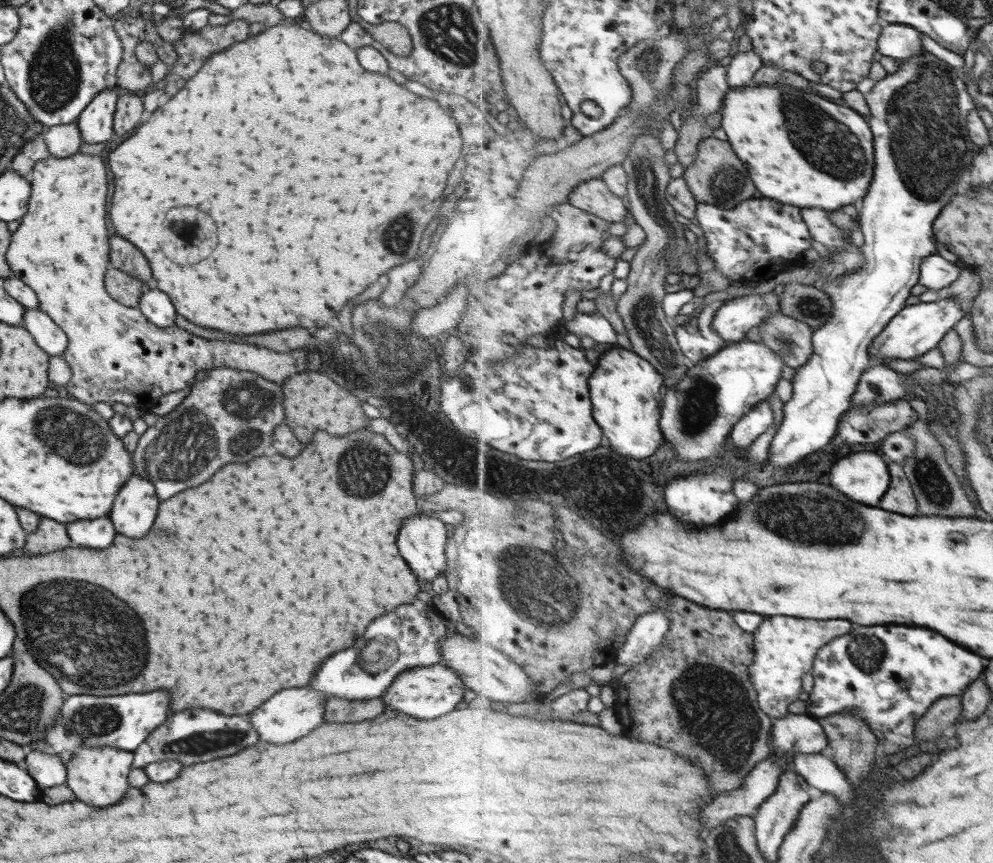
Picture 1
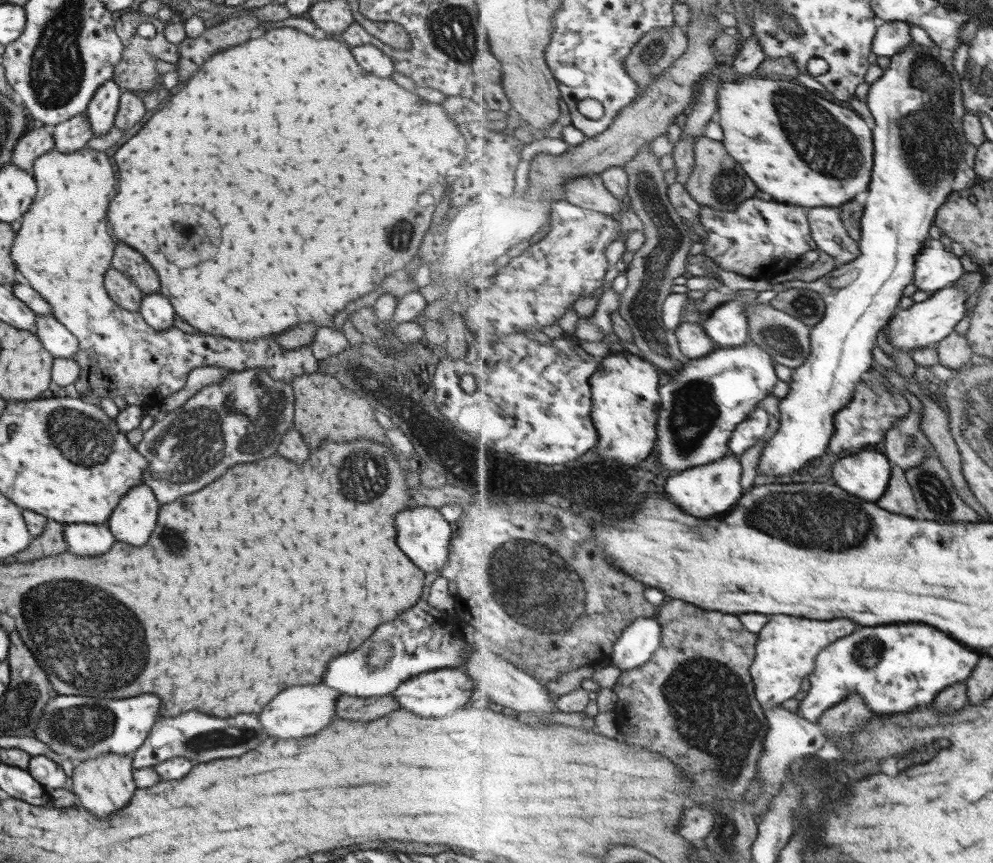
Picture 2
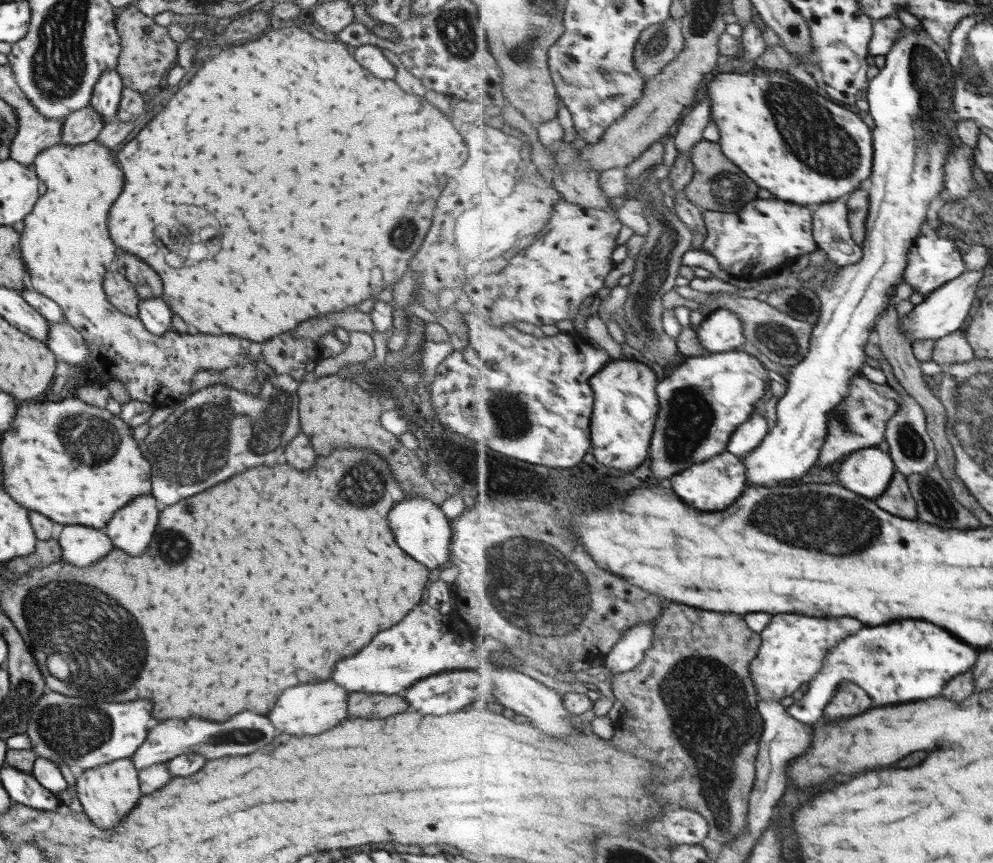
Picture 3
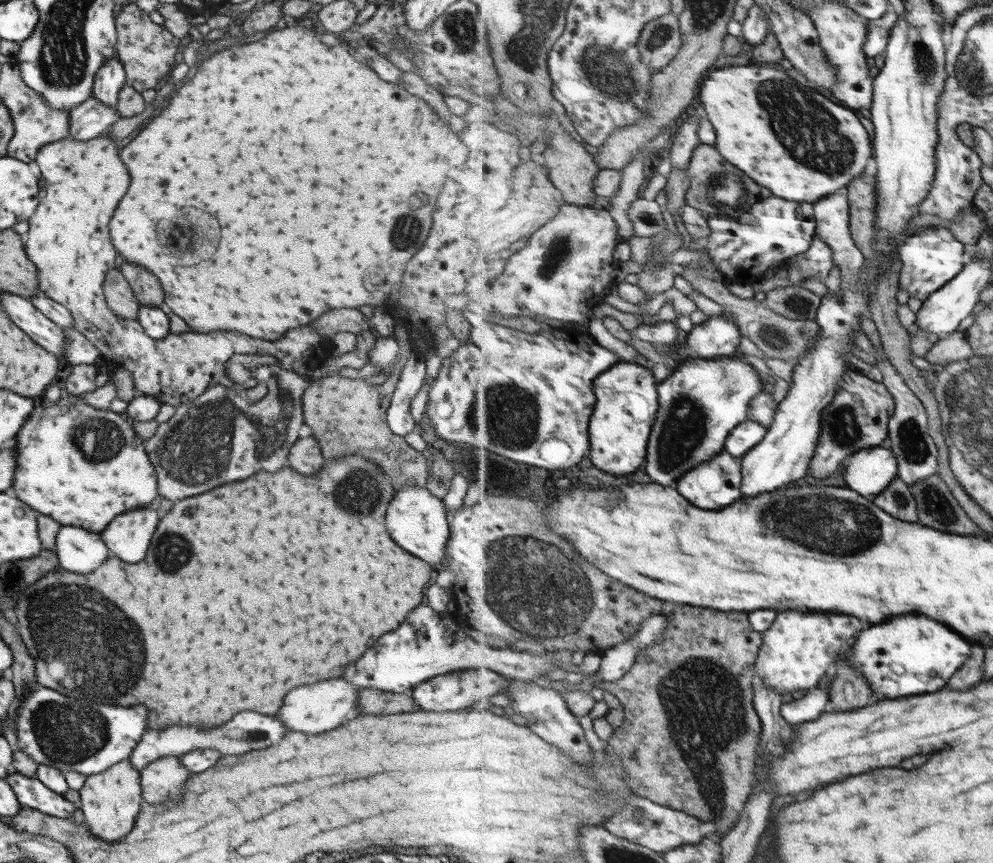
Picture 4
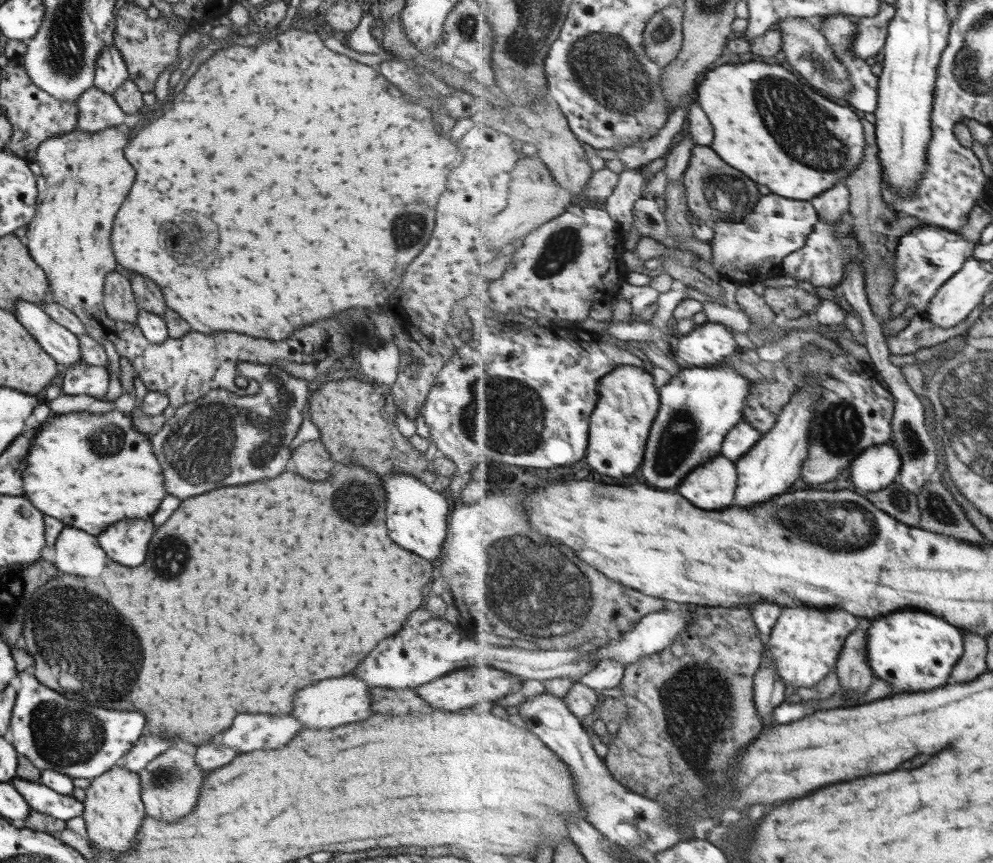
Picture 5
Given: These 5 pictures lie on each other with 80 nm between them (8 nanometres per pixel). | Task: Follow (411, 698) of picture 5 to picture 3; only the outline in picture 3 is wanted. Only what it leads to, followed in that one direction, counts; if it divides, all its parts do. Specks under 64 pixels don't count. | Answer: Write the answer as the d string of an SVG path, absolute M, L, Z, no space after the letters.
M350 693L348 696L347 718L386 718L392 712L410 711L400 694L384 695L375 693Z

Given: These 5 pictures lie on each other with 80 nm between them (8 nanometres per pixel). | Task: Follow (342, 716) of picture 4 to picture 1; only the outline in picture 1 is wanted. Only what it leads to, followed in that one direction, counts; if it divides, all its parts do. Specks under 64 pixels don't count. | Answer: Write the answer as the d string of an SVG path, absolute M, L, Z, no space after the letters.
M292 688L292 690L282 690L282 692L274 694L270 700L266 700L264 706L258 706L258 710L253 710L247 716L250 716L248 719L257 730L260 741L288 744L288 742L306 736L311 730L325 722L326 702L328 702L326 695L322 695L314 689Z

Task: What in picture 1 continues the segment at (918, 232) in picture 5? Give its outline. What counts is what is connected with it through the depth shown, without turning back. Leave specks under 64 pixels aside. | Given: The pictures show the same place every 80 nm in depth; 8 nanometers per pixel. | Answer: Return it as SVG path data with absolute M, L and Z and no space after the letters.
M938 252L925 258L920 283L928 289L940 291L952 286L961 277L963 269L960 262L951 262Z

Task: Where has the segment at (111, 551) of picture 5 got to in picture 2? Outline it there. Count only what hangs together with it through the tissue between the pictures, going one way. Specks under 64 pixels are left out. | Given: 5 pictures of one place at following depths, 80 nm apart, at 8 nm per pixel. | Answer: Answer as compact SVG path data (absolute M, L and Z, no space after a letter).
M140 483L122 496L108 520L108 526L116 540L142 546L156 528L158 508L160 504L156 502L153 490L146 483Z

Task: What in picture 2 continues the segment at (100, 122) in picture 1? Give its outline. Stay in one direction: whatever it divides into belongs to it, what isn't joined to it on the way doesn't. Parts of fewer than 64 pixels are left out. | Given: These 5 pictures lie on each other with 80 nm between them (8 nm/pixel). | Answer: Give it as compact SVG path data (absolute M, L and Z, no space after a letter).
M112 79L96 90L85 111L93 136L106 134L113 127L120 98L120 86Z

